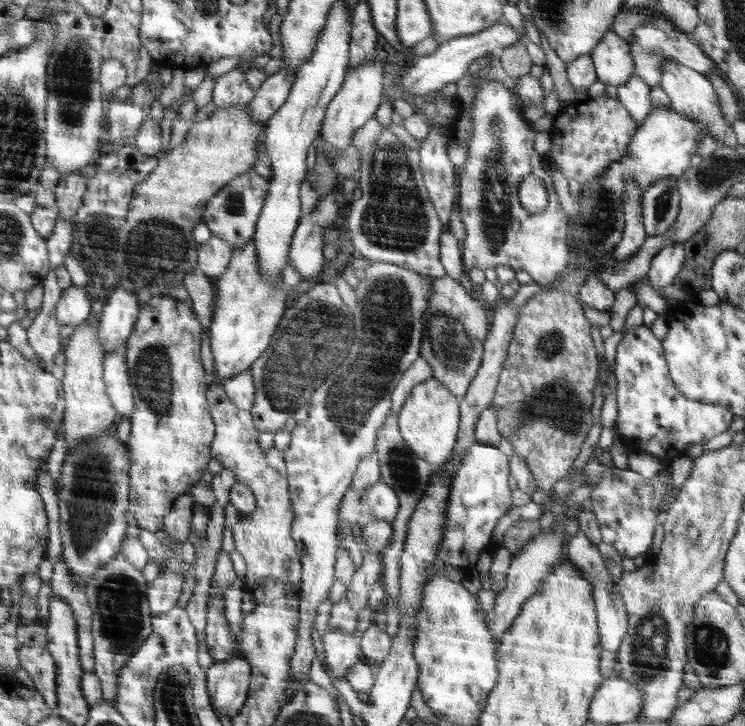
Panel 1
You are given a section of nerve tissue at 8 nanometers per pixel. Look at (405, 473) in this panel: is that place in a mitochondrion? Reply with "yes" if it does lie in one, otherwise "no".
yes

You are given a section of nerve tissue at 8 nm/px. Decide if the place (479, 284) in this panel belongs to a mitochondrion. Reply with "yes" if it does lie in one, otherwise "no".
no

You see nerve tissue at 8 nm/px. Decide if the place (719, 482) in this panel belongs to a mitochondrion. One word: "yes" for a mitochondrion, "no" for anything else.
yes

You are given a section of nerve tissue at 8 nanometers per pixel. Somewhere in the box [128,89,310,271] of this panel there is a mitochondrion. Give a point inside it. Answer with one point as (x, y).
(234, 205)

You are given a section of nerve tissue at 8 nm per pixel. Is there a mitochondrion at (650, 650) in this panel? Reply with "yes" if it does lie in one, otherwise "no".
yes

